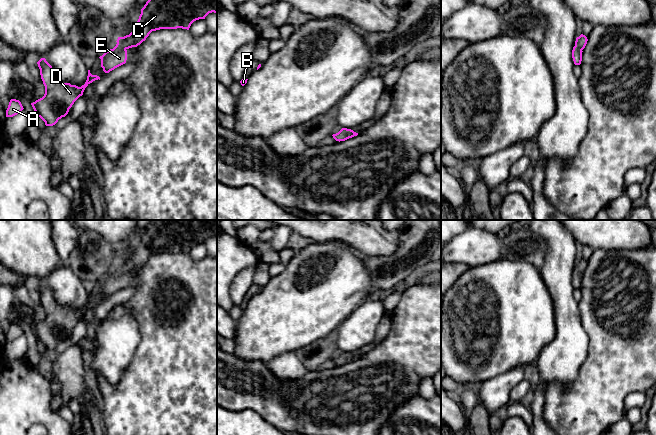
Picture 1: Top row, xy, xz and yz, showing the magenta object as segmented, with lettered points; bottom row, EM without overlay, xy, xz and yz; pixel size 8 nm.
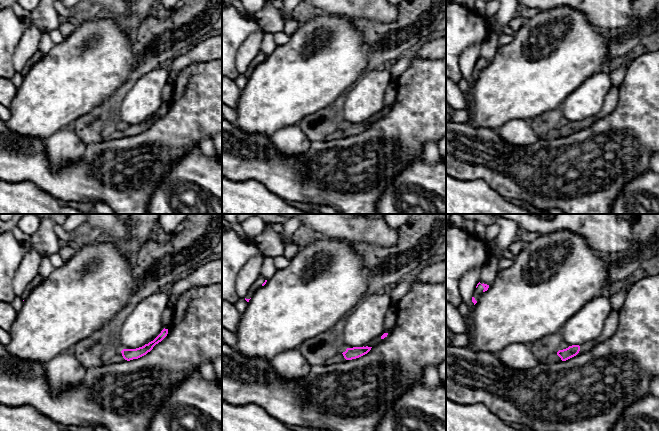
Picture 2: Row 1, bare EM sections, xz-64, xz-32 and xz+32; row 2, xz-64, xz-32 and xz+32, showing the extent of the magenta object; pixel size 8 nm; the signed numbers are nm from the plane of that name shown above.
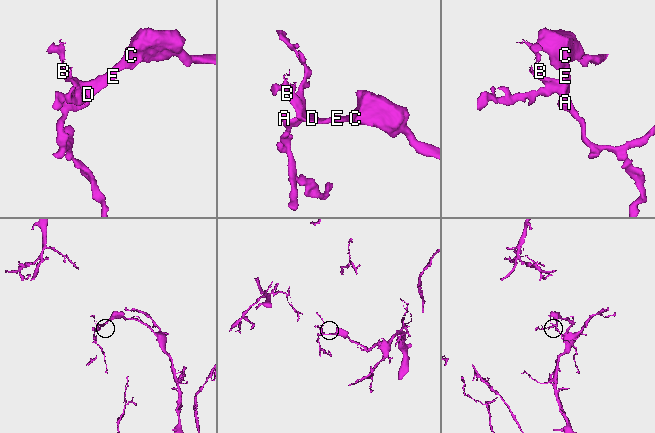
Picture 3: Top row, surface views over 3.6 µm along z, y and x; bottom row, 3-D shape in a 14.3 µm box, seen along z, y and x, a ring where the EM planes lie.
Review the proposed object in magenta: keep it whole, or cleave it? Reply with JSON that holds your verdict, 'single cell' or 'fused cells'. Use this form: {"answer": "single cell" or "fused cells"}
{"answer": "single cell"}

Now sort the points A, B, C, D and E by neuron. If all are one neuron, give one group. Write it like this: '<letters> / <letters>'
A B C D E

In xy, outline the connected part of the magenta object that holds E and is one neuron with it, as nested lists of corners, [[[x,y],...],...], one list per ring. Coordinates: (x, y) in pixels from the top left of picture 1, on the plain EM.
[[[151,220],[141,233],[141,238],[134,248],[133,255],[129,259],[118,261],[116,270],[99,281],[103,295],[109,297],[125,288],[127,274],[140,269],[152,255],[177,252],[189,254],[194,245],[205,243],[212,236],[217,237],[217,220]]]

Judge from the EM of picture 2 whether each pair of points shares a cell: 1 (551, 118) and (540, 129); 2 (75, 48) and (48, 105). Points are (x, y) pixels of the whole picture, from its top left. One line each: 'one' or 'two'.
1: one
2: one

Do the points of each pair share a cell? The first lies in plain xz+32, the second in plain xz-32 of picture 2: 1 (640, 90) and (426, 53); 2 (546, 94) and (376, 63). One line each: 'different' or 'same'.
1: different
2: different

